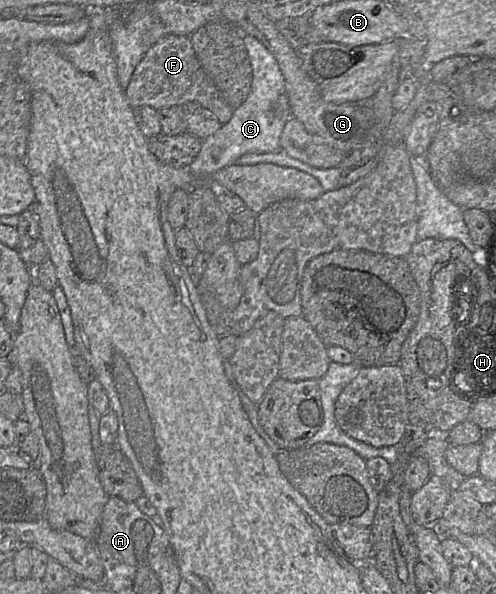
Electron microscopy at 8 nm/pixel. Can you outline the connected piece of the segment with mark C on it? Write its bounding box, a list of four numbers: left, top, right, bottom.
[189,35,288,178]

